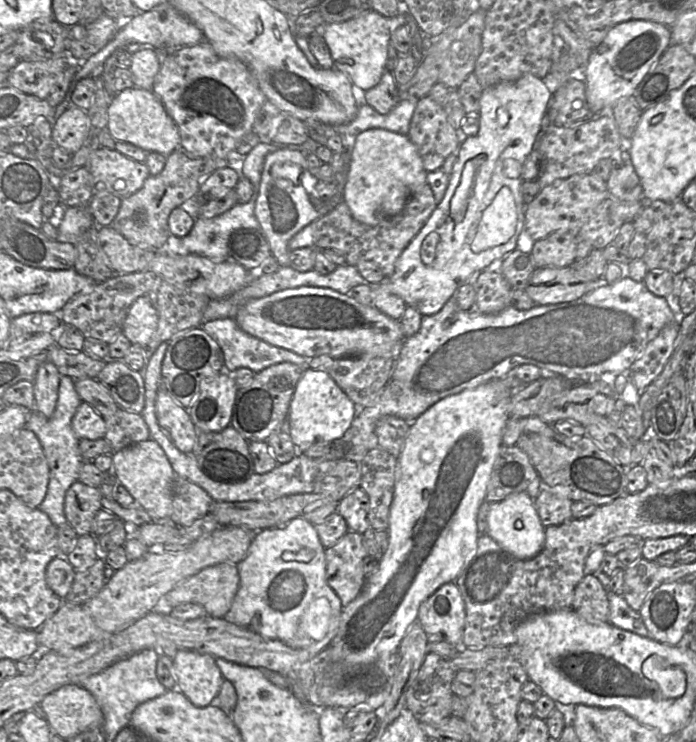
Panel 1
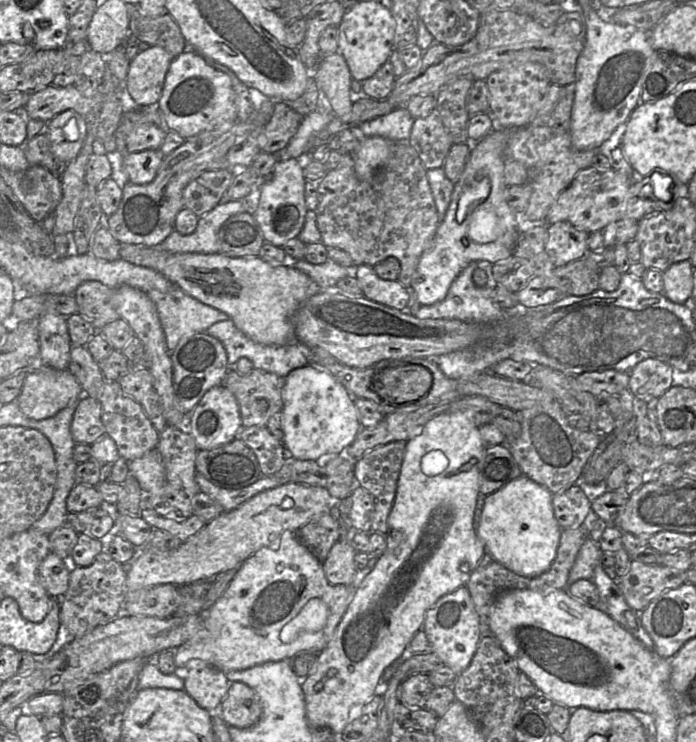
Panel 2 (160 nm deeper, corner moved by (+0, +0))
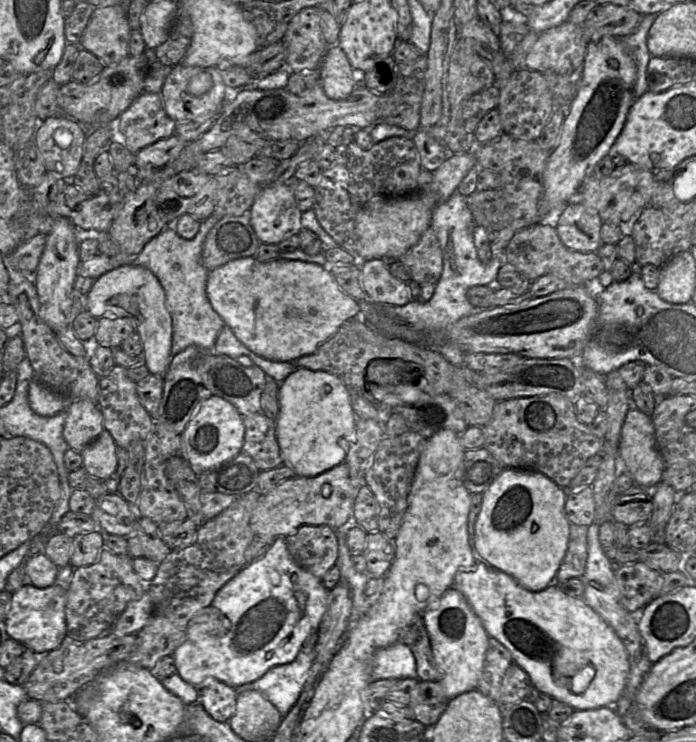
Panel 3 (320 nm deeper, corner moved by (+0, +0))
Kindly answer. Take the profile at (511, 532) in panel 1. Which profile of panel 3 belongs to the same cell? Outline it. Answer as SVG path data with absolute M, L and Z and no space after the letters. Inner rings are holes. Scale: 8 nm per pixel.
M505 468L483 493L482 508L475 523L475 547L479 555L482 557L482 560L490 566L510 575L519 584L530 591L538 592L549 587L550 583L557 575L568 547L570 522L565 513L566 497L567 491L565 489L558 486L553 480L540 472L529 469Z

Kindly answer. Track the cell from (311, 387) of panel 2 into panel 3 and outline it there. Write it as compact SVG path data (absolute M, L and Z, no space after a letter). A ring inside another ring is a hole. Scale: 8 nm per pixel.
M296 368L279 384L278 403L276 438L283 464L292 469L297 477L314 477L345 462L348 444L344 438L354 435L357 419L351 405L349 389L339 377L322 370ZM325 385L331 387L329 392L325 391Z

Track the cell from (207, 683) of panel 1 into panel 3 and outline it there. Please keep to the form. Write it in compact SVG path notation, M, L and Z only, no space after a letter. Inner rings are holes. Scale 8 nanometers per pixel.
M213 677L206 678L199 686L198 702L216 721L228 722L236 709L235 688Z

